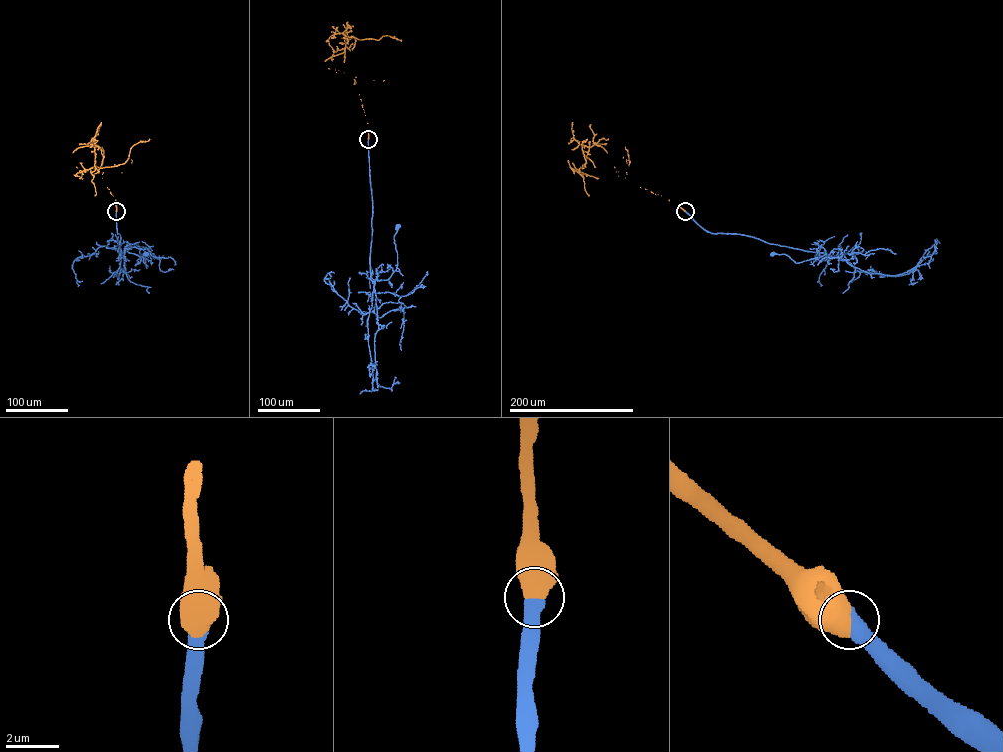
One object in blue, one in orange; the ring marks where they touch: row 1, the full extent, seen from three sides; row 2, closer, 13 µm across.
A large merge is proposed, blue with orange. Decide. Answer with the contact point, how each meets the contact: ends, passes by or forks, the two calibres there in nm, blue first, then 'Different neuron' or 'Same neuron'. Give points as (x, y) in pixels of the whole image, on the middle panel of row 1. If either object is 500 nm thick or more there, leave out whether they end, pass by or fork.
Place: (368, 139). Thickness 550 nm (blue) against 800 nm. Same neuron

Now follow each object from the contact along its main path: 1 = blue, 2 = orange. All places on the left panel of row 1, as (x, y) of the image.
1: (116, 211), (118, 252), (135, 254), (145, 259), (144, 263), (142, 254), (146, 253)
2: (116, 211), (102, 178), (103, 150), (92, 139), (95, 165), (100, 168), (124, 163), (130, 148), (149, 139)

